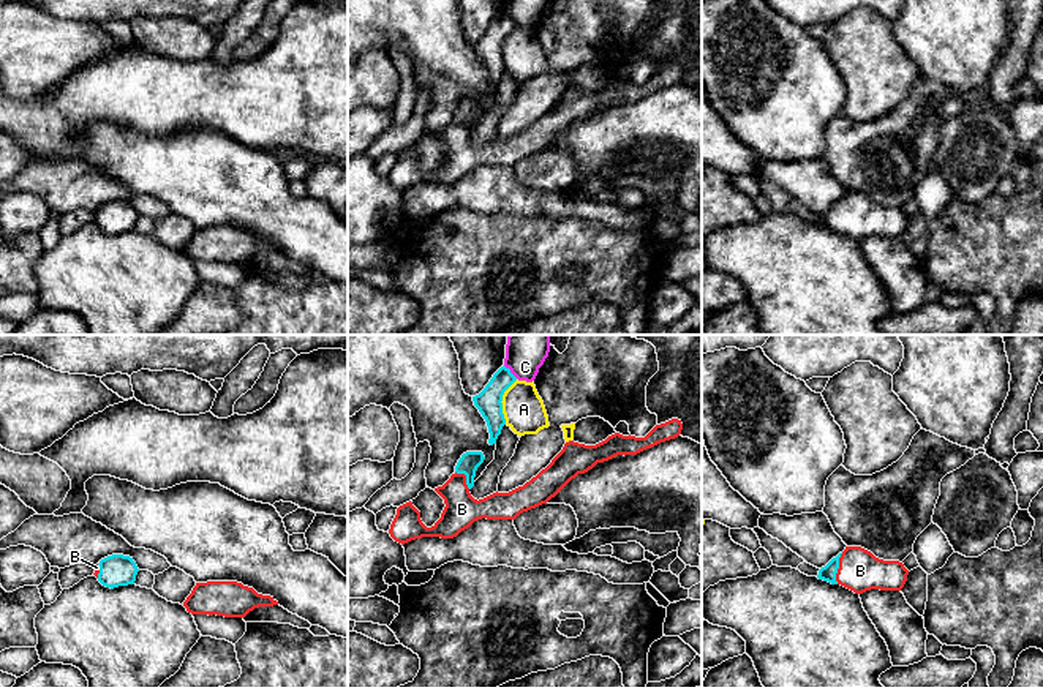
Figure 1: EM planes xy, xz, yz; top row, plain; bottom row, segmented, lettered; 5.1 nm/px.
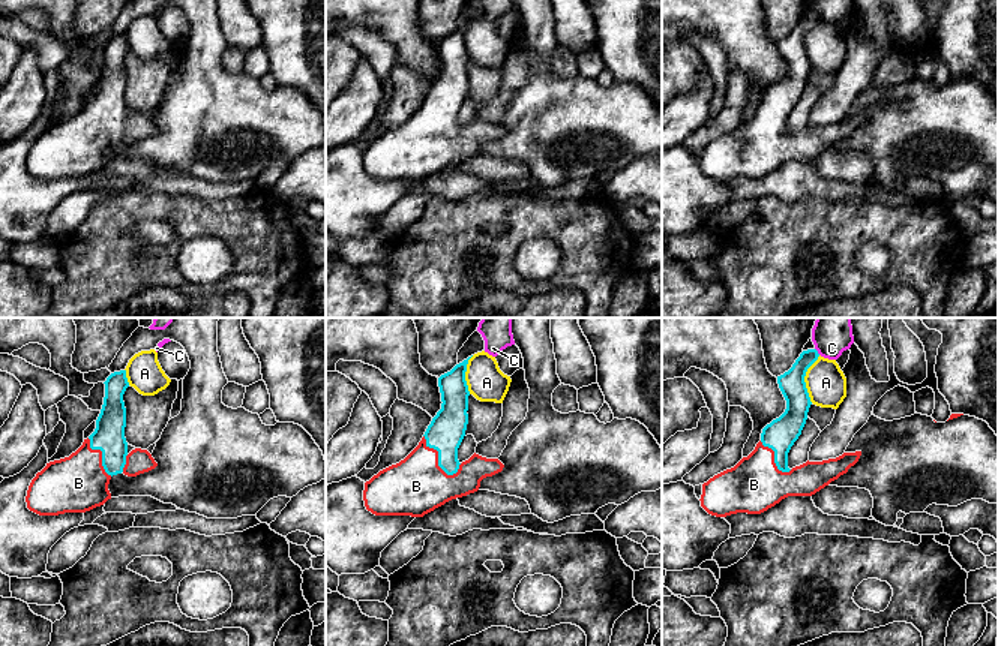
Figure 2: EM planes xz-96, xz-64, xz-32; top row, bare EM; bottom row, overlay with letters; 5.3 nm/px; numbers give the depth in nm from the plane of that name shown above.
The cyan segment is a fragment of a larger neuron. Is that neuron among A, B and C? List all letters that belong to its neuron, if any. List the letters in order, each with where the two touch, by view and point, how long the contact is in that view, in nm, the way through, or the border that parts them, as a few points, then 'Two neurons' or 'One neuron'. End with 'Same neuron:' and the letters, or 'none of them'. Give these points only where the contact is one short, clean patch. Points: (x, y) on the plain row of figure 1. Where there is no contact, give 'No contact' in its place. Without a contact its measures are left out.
A: Touches cyan at xz (501, 46). Shared border 240 nm. Boundary: xz (517, 26), (503, 41), (501, 59), (504, 70). Two neurons
B: Touches cyan at yz (838, 213). Shared border 160 nm. Path across: yz (828, 218), (838, 213), (860, 217). One neuron
C: Touches cyan at xz (509, 18). Shared border 100 nm. Boundary: xz (504, 11), (517, 24). Two neurons
Same neuron: B

